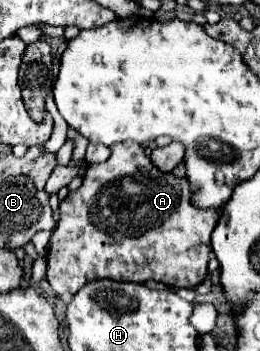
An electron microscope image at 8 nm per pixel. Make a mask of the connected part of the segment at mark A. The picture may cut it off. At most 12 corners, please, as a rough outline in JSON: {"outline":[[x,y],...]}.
{"outline":[[116,143],[60,203],[46,273],[174,287],[208,273],[218,211]]}

